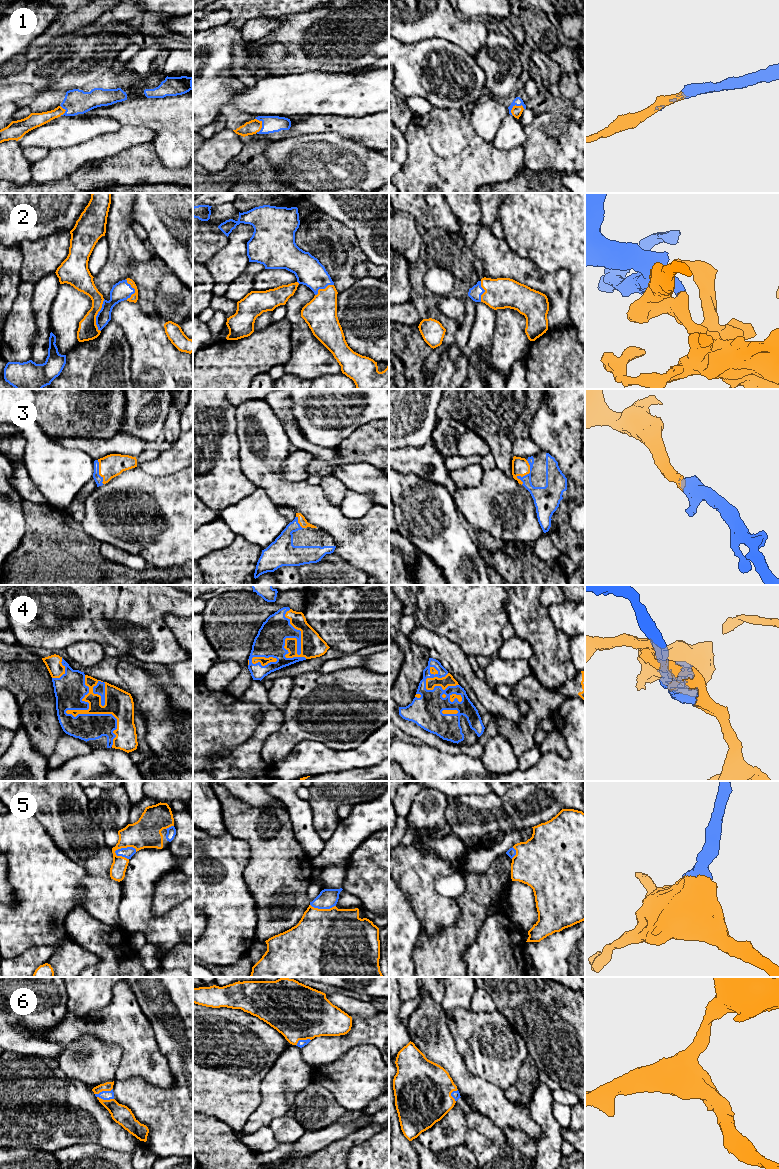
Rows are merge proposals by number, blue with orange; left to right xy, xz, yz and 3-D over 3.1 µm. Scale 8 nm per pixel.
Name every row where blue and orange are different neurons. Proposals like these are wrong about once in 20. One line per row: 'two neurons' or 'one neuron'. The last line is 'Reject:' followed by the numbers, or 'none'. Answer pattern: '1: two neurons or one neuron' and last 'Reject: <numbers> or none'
1: one neuron
2: one neuron
3: one neuron
4: one neuron
5: one neuron
6: one neuron
Reject: none

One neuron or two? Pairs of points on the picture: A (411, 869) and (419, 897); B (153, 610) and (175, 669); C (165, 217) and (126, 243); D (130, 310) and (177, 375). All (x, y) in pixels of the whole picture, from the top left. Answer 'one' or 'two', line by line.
A: one
B: two
C: two
D: one

